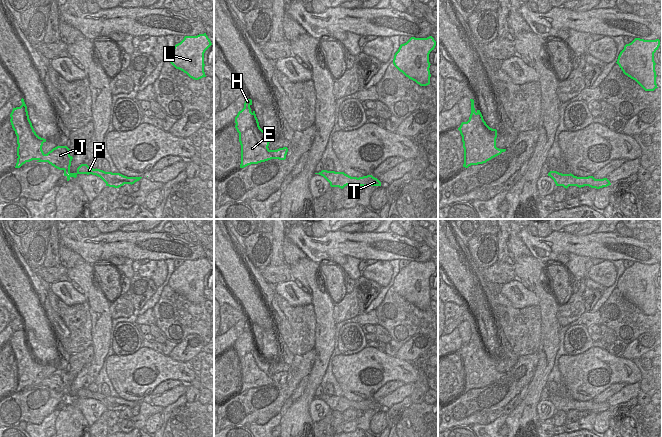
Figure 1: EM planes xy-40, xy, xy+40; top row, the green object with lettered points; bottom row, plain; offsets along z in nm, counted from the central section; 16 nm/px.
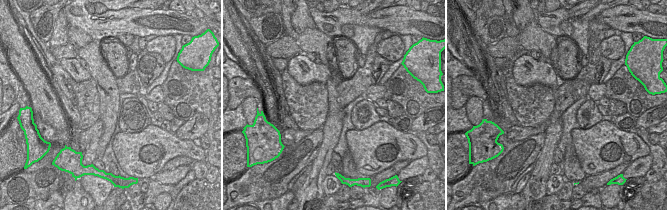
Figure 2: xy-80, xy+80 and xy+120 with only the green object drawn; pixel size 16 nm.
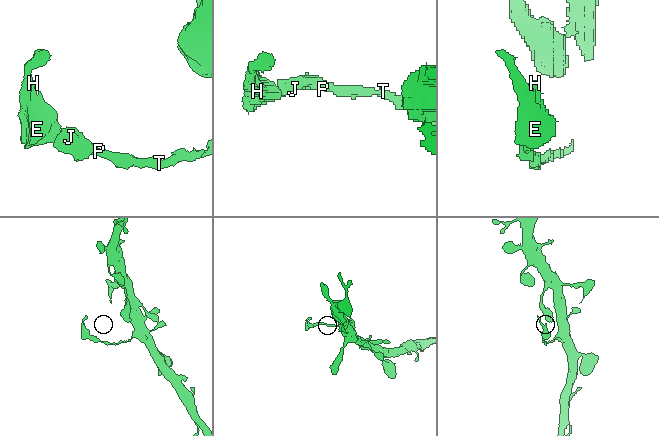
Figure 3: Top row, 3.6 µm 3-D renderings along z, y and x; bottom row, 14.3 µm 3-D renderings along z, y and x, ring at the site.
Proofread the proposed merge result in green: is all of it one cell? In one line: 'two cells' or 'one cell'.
two cells

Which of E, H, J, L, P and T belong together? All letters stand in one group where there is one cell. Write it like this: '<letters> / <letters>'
E H / J L P T

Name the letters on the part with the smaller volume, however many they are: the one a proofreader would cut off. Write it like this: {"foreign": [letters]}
{"foreign": ["E", "H"]}

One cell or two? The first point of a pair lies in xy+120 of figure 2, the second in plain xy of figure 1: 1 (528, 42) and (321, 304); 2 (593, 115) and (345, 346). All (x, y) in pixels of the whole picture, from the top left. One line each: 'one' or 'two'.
1: one
2: one

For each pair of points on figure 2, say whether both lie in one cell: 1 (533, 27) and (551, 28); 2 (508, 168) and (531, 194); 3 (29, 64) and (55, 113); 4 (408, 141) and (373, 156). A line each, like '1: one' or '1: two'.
1: two
2: two
3: one
4: one

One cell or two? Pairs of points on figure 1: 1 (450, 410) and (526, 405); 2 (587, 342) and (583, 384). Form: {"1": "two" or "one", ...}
{"1": "two", "2": "two"}

